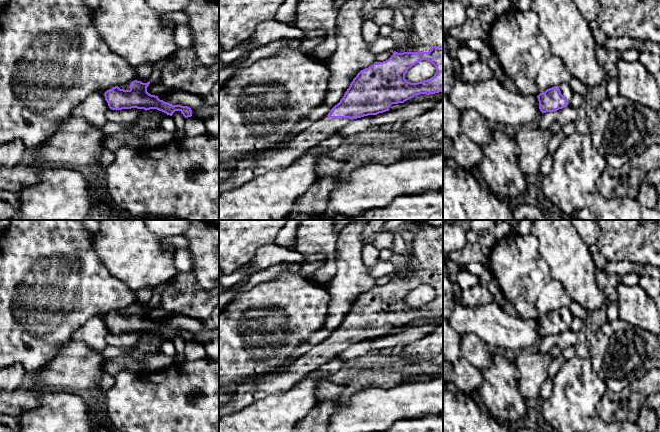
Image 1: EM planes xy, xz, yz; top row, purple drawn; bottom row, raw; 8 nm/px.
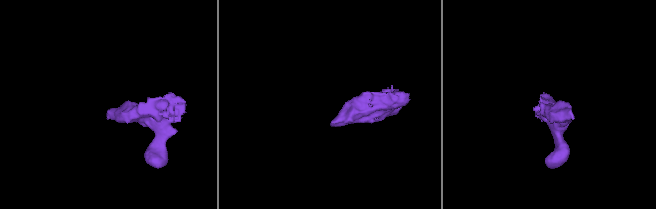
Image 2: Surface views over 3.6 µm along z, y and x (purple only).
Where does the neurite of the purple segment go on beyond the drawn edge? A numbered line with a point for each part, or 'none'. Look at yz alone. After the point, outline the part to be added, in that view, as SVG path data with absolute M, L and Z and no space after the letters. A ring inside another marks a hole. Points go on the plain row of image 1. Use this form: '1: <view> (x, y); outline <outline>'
1: yz (566, 315); outline M567 306L562 307L558 311L561 315L561 318L569 326L572 323L573 318L574 318L574 315L571 313L569 307L567 307Z

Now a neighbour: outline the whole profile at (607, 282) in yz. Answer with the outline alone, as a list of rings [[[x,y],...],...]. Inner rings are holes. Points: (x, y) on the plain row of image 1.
[[[597,270],[596,282],[599,289],[603,291],[608,302],[618,301],[616,287],[621,284],[622,276],[604,270]]]

